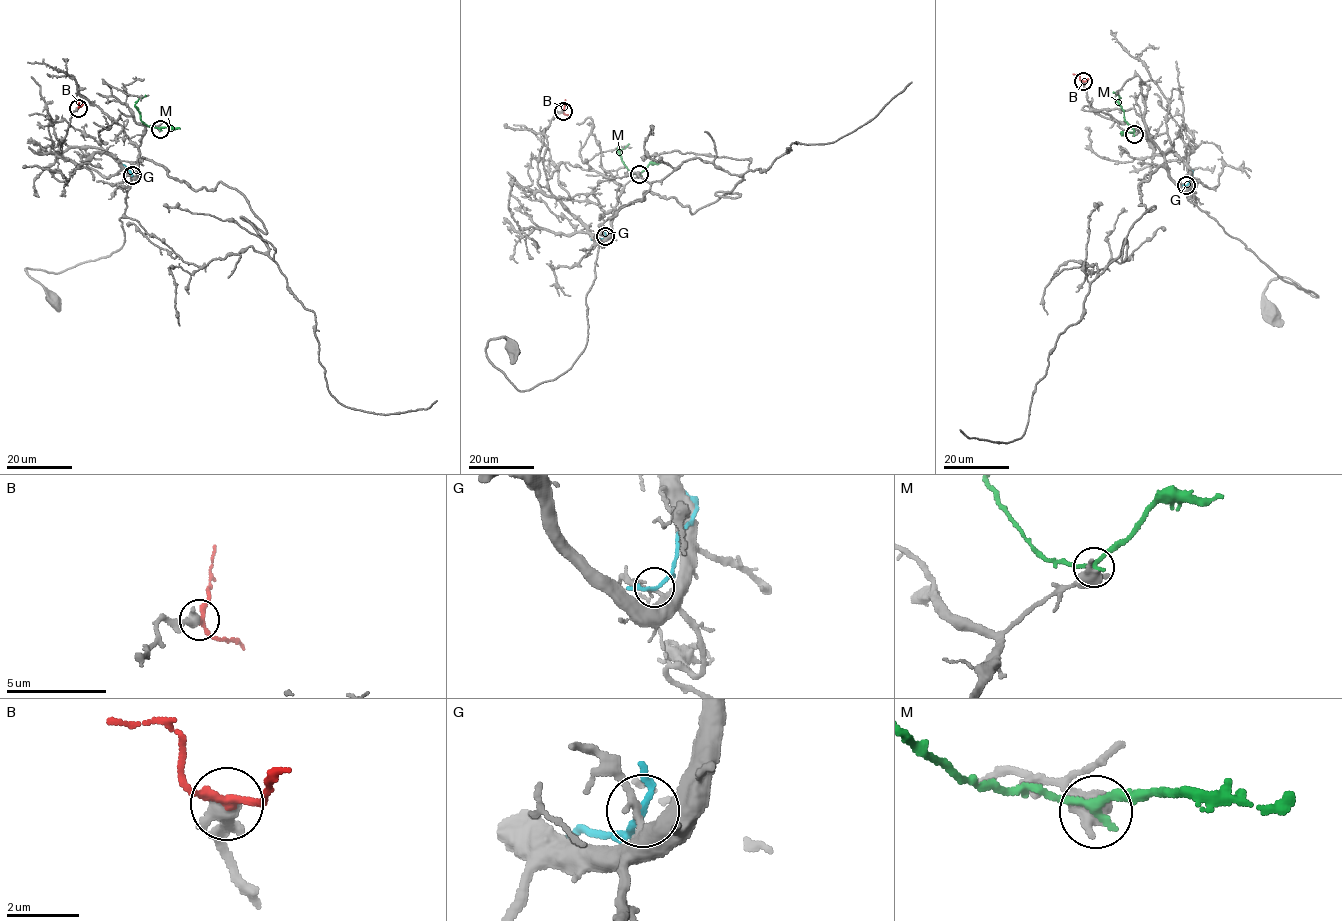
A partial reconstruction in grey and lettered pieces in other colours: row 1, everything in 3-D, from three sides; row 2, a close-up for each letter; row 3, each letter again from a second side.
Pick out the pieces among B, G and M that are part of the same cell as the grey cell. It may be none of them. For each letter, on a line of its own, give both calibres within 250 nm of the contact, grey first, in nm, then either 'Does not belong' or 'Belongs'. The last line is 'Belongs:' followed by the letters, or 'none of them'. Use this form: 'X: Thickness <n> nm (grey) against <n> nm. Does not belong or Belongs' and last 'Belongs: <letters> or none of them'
B: Thickness 480 nm (grey) against 220 nm. Belongs
G: Thickness 240 nm (grey) against 160 nm. Does not belong
M: Thickness 700 nm (grey) against 240 nm. Does not belong
Belongs: B

